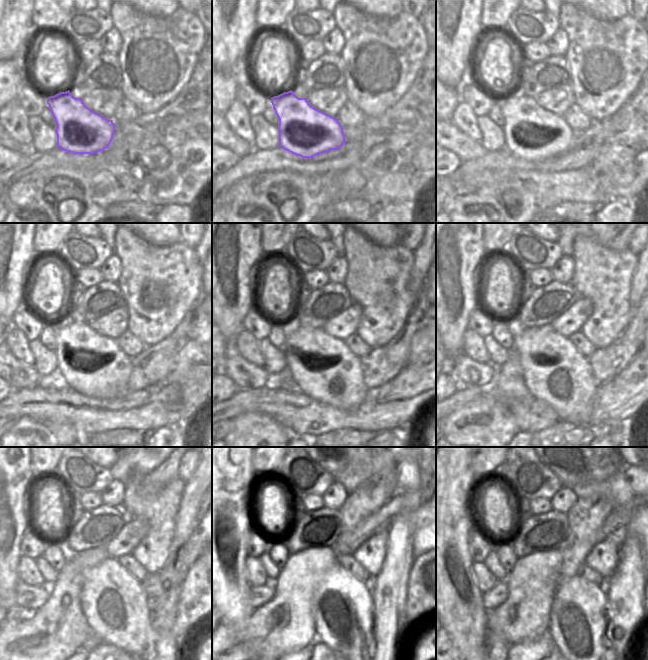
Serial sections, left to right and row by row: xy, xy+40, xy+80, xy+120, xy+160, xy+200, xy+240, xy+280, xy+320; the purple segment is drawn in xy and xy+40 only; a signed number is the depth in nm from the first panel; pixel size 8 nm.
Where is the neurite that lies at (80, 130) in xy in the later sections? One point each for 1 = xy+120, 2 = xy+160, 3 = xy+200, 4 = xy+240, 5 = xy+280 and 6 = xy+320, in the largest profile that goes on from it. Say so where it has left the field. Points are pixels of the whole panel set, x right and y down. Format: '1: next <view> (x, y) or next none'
1: next xy+120 (94, 365)
2: next xy+160 (322, 367)
3: next xy+200 (555, 372)
4: next xy+240 (113, 601)
5: next xy+280 (343, 601)
6: next xy+320 (573, 623)

